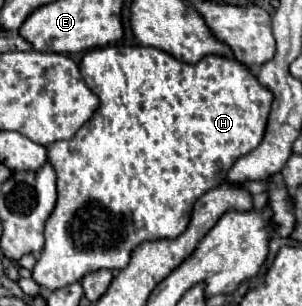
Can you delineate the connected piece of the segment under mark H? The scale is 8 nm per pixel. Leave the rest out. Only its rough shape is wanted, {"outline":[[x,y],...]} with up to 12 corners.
{"outline":[[81,60],[31,278],[59,290],[177,238],[265,134],[239,60]]}

